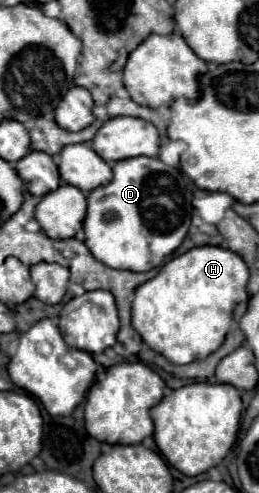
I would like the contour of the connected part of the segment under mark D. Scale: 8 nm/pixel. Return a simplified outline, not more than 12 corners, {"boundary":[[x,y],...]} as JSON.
{"boundary":[[158,157],[122,159],[88,195],[84,243],[150,271],[186,237],[192,199]]}

